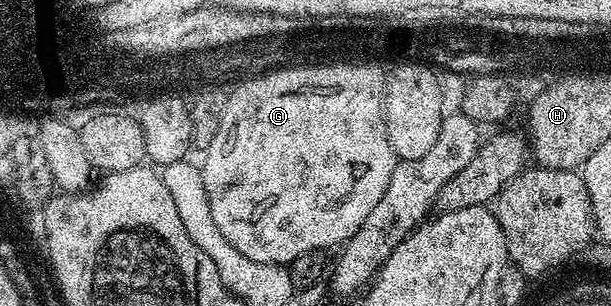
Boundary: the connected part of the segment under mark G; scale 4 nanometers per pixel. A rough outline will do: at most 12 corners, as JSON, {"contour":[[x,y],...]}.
{"contour":[[375,64],[271,71],[200,169],[239,253],[344,244],[399,162]]}

